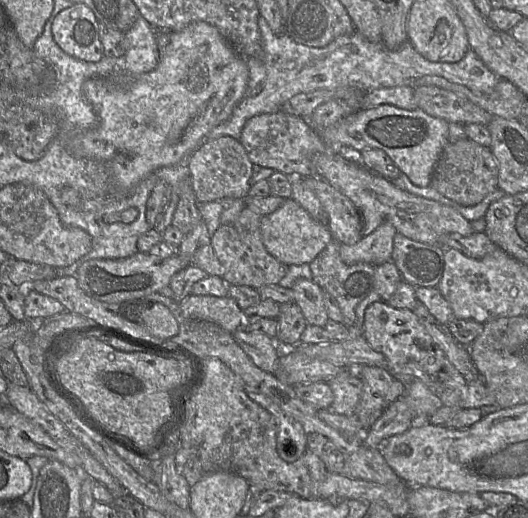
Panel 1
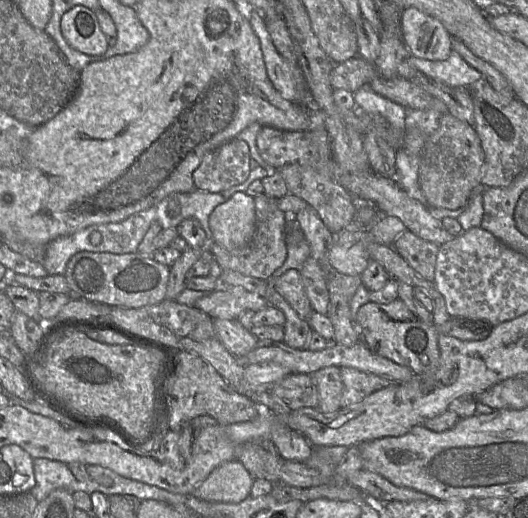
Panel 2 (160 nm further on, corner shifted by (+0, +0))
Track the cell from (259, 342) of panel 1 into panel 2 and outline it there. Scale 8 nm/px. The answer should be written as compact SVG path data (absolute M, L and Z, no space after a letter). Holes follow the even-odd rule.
M213 319L215 333L224 347L235 357L243 358L252 351L259 340L238 319Z

